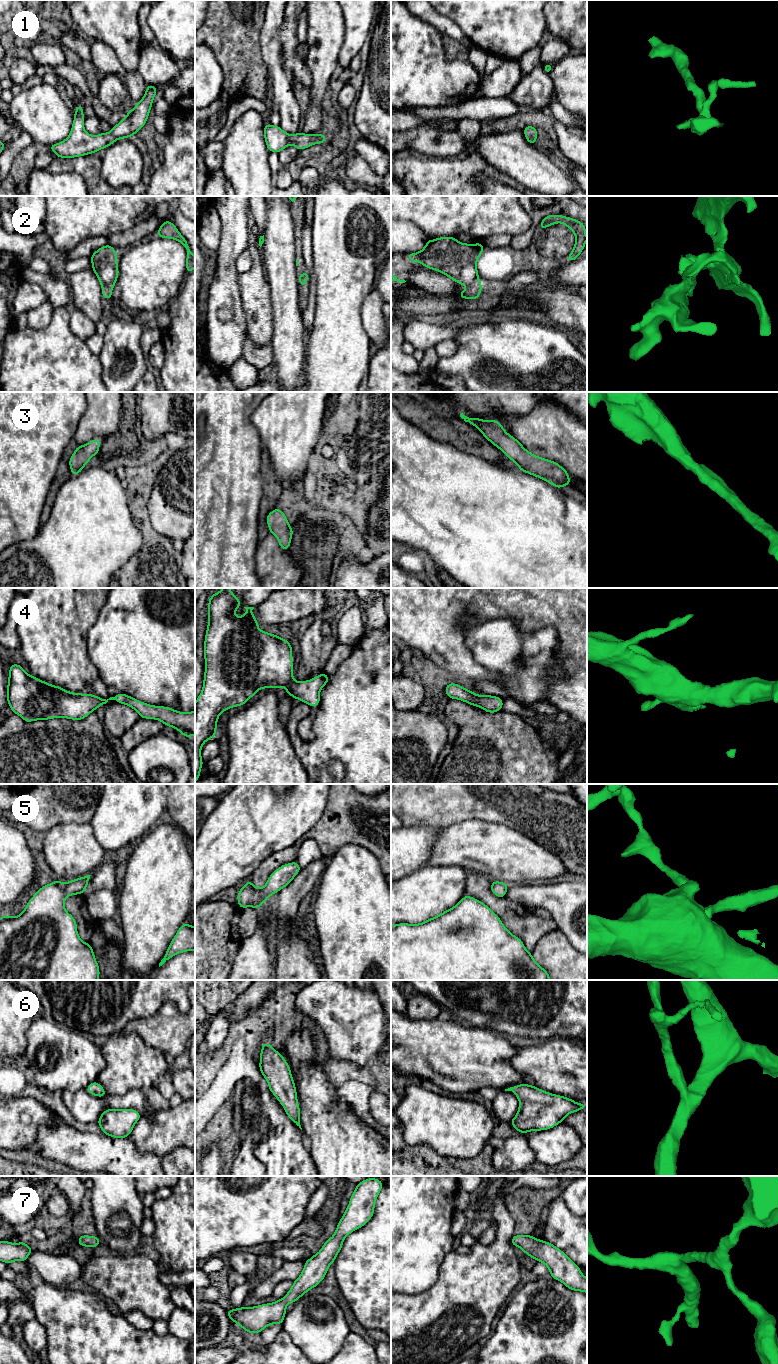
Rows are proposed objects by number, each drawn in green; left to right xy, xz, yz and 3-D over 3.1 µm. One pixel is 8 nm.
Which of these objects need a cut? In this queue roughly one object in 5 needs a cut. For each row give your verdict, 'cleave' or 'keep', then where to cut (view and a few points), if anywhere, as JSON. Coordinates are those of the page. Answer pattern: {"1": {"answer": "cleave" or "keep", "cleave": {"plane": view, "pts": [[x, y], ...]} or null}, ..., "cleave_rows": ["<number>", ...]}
{"1": {"answer": "keep", "cleave": null}, "2": {"answer": "keep", "cleave": null}, "3": {"answer": "keep", "cleave": null}, "4": {"answer": "keep", "cleave": null}, "5": {"answer": "keep", "cleave": null}, "6": {"answer": "keep", "cleave": null}, "7": {"answer": "keep", "cleave": null}, "cleave_rows": []}

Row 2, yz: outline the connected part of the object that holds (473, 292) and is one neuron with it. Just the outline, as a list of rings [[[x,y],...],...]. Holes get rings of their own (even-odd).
[[[442,236],[427,239],[425,247],[407,255],[407,259],[411,263],[419,261],[423,267],[439,271],[457,284],[464,284],[468,289],[461,290],[459,297],[477,300],[482,292],[482,283],[476,264],[483,250],[482,242],[466,244],[455,237]]]

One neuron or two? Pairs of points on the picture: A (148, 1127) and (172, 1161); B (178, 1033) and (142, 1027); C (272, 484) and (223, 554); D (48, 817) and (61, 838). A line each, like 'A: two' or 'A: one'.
A: two
B: one
C: two
D: two

